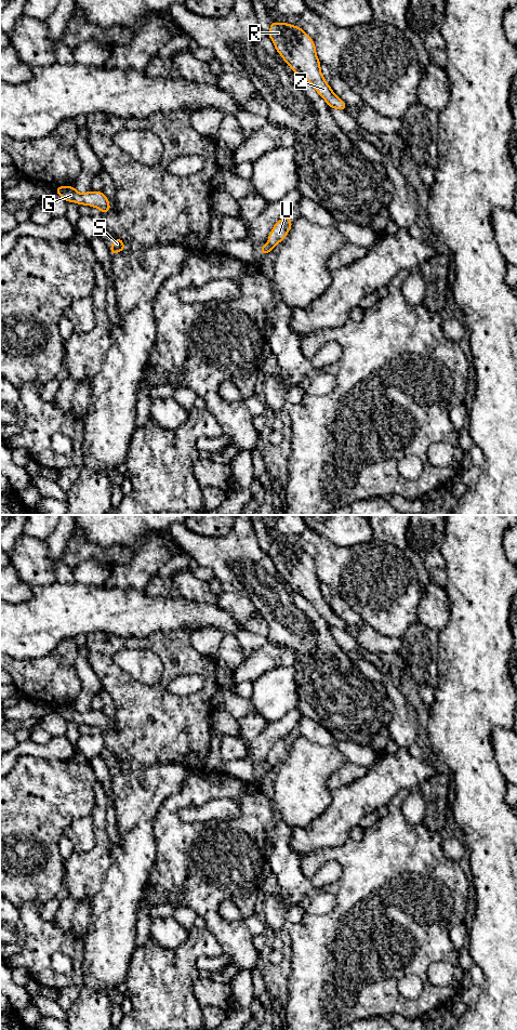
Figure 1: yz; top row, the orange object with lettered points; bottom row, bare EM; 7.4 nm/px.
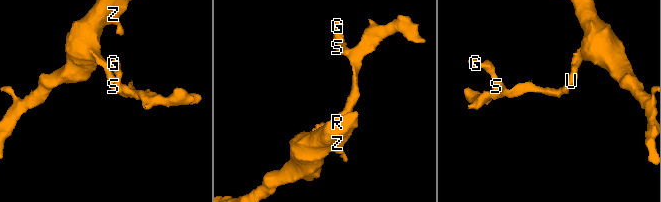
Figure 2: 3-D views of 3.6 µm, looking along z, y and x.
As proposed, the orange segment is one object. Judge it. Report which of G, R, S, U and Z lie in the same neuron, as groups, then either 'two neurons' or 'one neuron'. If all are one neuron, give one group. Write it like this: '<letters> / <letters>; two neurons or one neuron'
G R S U Z; one neuron

